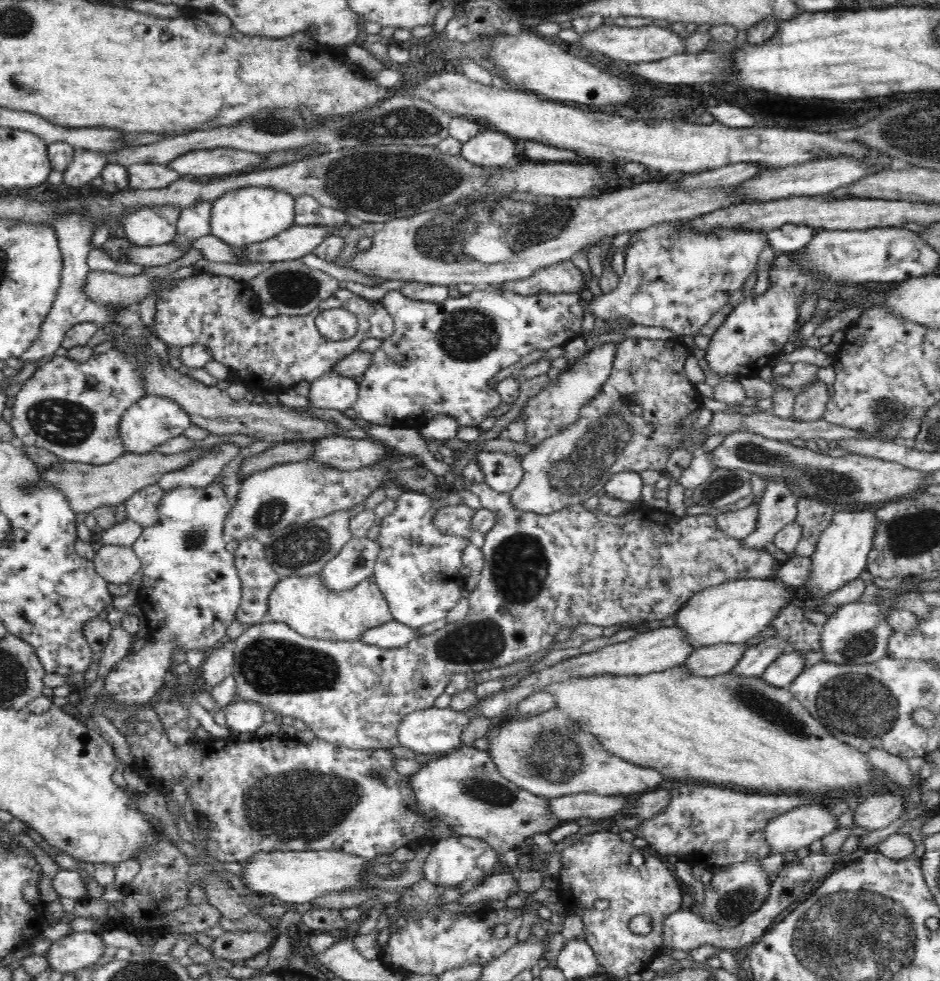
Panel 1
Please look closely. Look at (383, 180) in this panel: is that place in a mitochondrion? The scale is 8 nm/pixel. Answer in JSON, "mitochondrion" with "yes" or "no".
{"mitochondrion":"yes"}

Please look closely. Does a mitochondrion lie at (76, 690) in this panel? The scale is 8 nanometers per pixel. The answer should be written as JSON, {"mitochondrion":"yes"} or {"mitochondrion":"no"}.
{"mitochondrion":"no"}

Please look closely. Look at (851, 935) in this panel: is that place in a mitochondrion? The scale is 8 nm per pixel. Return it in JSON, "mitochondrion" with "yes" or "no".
{"mitochondrion":"yes"}

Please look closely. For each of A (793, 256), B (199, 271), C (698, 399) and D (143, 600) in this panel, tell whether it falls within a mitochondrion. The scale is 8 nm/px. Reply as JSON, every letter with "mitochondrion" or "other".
{"A":"other","B":"other","C":"other","D":"other"}

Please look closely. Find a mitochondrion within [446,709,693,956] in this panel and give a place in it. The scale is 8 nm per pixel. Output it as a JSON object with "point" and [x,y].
{"point":[553,753]}

